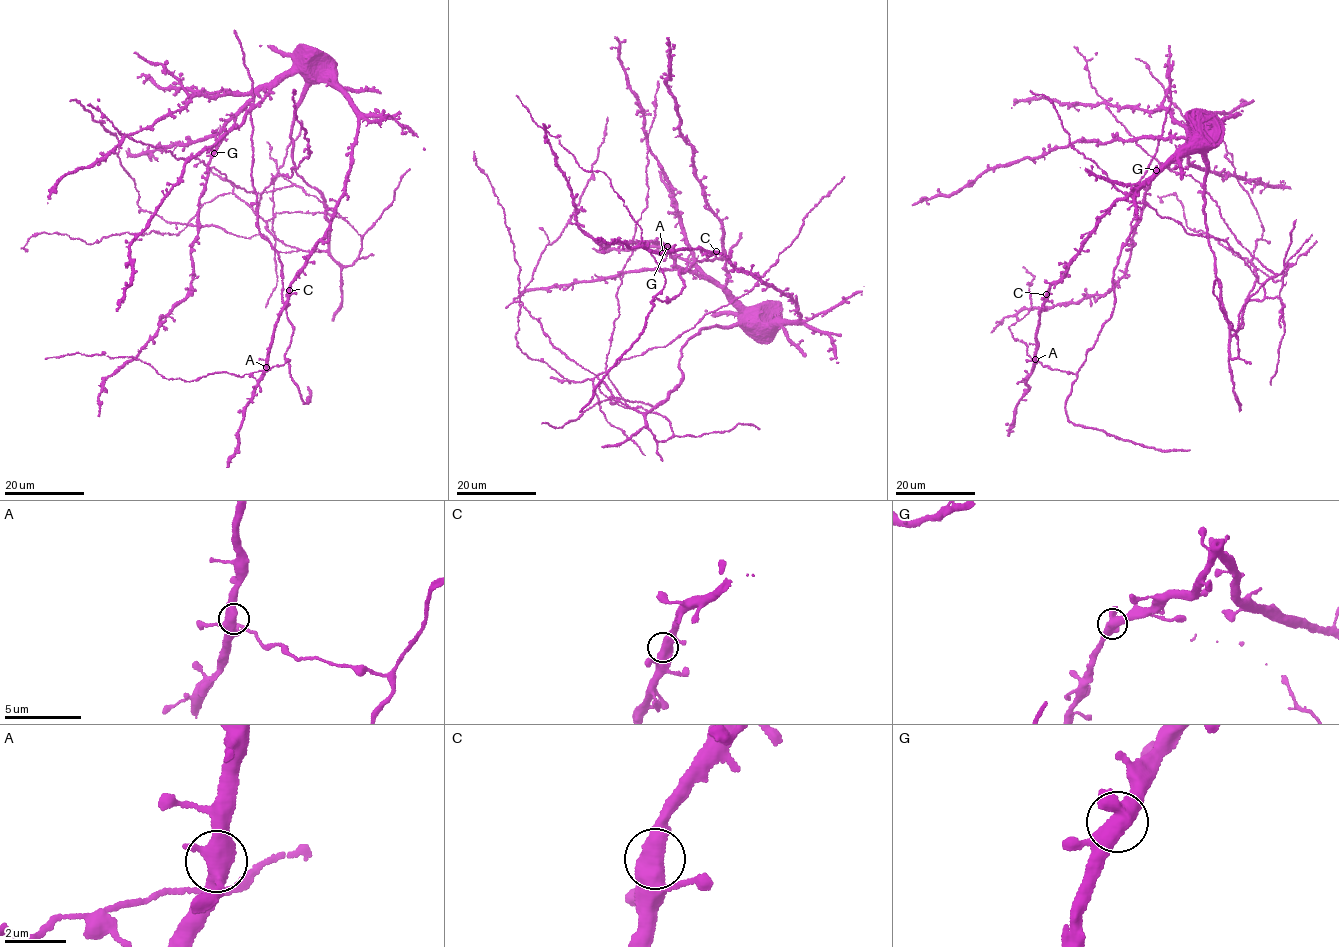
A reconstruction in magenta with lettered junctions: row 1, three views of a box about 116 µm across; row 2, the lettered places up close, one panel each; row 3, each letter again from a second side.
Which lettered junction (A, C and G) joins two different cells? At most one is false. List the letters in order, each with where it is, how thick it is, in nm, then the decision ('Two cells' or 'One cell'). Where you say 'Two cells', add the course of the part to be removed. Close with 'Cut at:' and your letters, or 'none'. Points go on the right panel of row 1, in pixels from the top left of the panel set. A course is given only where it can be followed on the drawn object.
A: Place: (1035, 359). Thickness 480 nm. One cell
C: Place: (1046, 294). Thickness 480 nm. One cell
G: Place: (1156, 170). Thickness 480 nm. One cell
Cut at: none

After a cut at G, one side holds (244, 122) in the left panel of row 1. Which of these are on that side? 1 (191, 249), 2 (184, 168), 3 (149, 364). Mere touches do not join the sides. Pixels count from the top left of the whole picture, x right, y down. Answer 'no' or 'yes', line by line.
1: no
2: yes
3: yes

